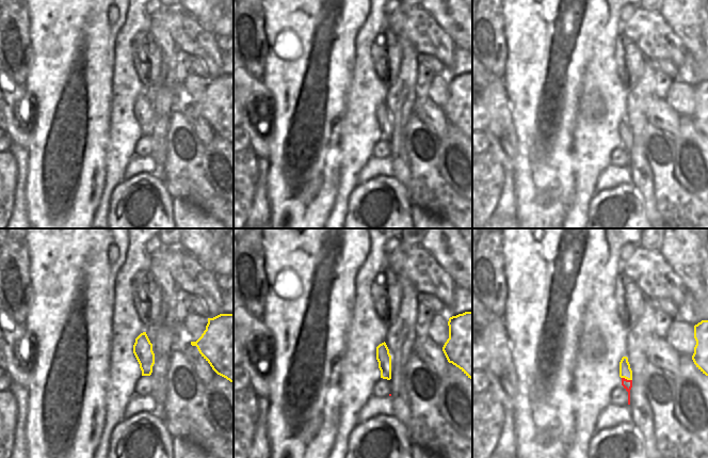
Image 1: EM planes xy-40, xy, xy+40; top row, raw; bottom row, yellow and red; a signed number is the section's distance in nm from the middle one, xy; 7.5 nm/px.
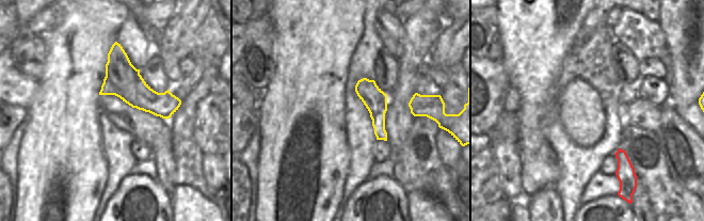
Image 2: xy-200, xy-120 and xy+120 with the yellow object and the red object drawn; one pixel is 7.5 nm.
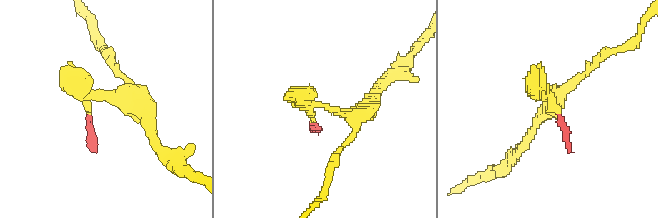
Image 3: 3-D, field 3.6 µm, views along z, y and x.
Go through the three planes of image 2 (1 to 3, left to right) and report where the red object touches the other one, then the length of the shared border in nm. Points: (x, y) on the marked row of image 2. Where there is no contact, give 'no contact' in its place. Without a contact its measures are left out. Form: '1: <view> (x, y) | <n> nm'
1: no contact
2: no contact
3: no contact

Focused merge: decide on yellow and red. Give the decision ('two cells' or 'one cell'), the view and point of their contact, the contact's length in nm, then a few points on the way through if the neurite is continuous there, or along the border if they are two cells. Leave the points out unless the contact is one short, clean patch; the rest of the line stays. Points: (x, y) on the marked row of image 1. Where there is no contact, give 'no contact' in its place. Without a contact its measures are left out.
two cells | xy+40 (627, 379) | 80 nm | along xy+40 (622, 377), (631, 380)

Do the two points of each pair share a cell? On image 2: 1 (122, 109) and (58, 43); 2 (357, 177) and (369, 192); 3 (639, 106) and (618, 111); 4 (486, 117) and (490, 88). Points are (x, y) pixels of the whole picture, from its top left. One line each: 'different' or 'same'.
1: different
2: different
3: different
4: same

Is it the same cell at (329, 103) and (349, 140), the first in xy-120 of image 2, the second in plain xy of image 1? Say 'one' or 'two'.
two

